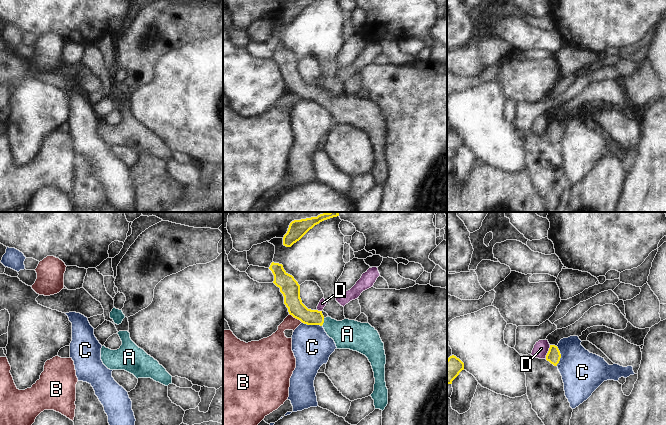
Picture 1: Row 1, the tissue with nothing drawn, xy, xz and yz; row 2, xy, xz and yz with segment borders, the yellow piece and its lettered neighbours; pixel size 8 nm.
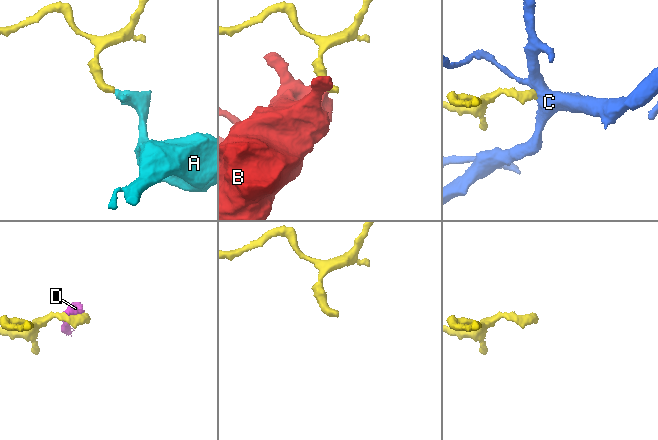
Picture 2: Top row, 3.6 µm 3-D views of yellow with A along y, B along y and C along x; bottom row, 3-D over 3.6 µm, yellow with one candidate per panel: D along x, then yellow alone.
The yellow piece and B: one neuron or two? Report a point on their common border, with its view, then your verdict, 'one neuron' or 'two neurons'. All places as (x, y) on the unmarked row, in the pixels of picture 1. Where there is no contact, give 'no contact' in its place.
xz (296, 94) | two neurons

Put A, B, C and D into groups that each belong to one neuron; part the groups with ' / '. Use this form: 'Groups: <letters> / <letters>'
Groups: A / B / C / D

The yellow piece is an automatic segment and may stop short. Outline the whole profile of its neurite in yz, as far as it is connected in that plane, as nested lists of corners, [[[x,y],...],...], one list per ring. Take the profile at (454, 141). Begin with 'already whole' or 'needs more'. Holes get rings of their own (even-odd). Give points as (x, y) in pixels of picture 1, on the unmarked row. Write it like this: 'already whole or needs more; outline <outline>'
already whole; outline [[[452,131],[447,135],[447,160],[452,160],[452,157],[464,146],[464,139]]]

